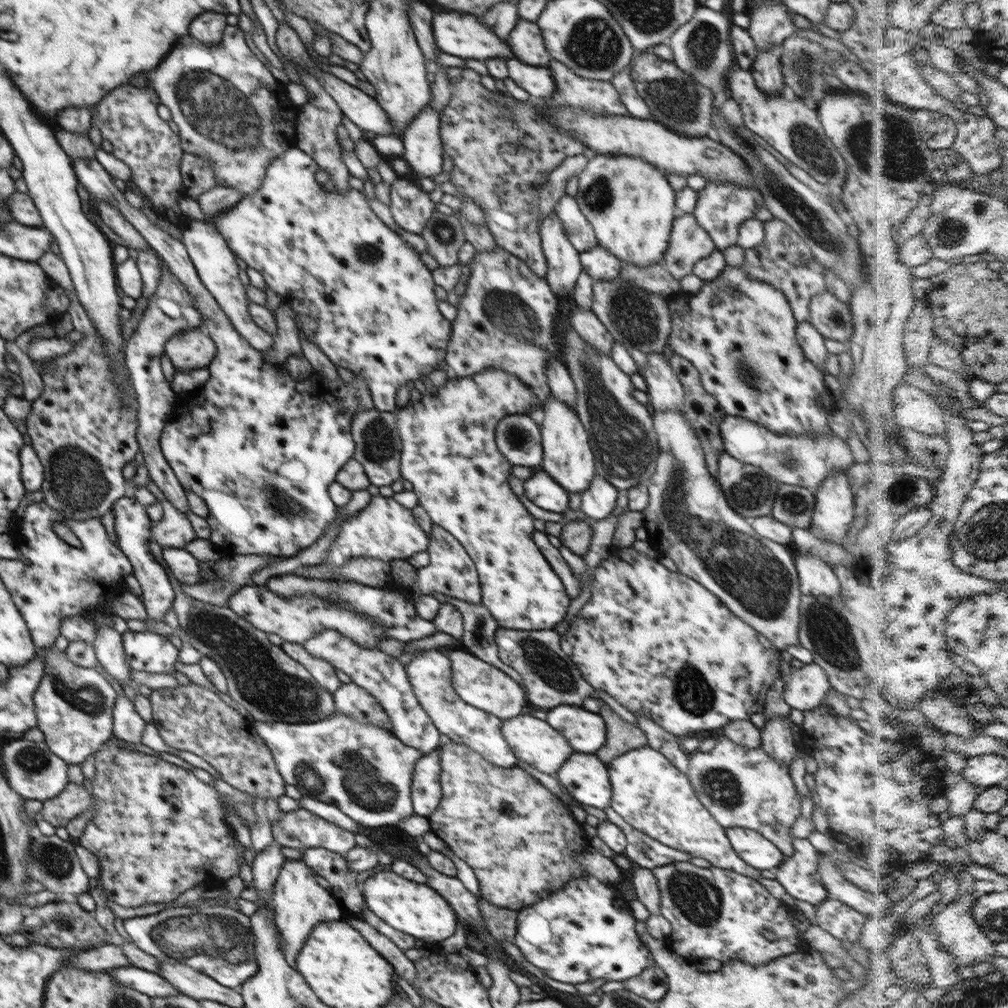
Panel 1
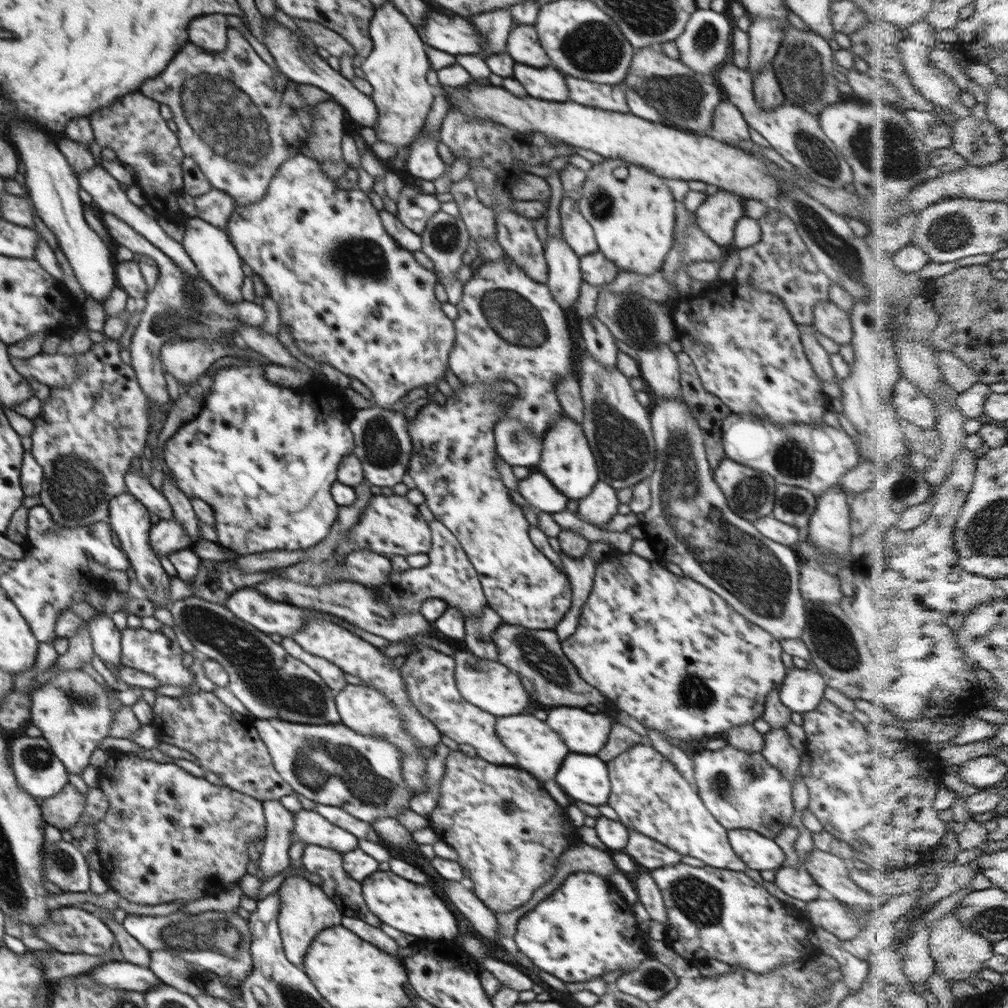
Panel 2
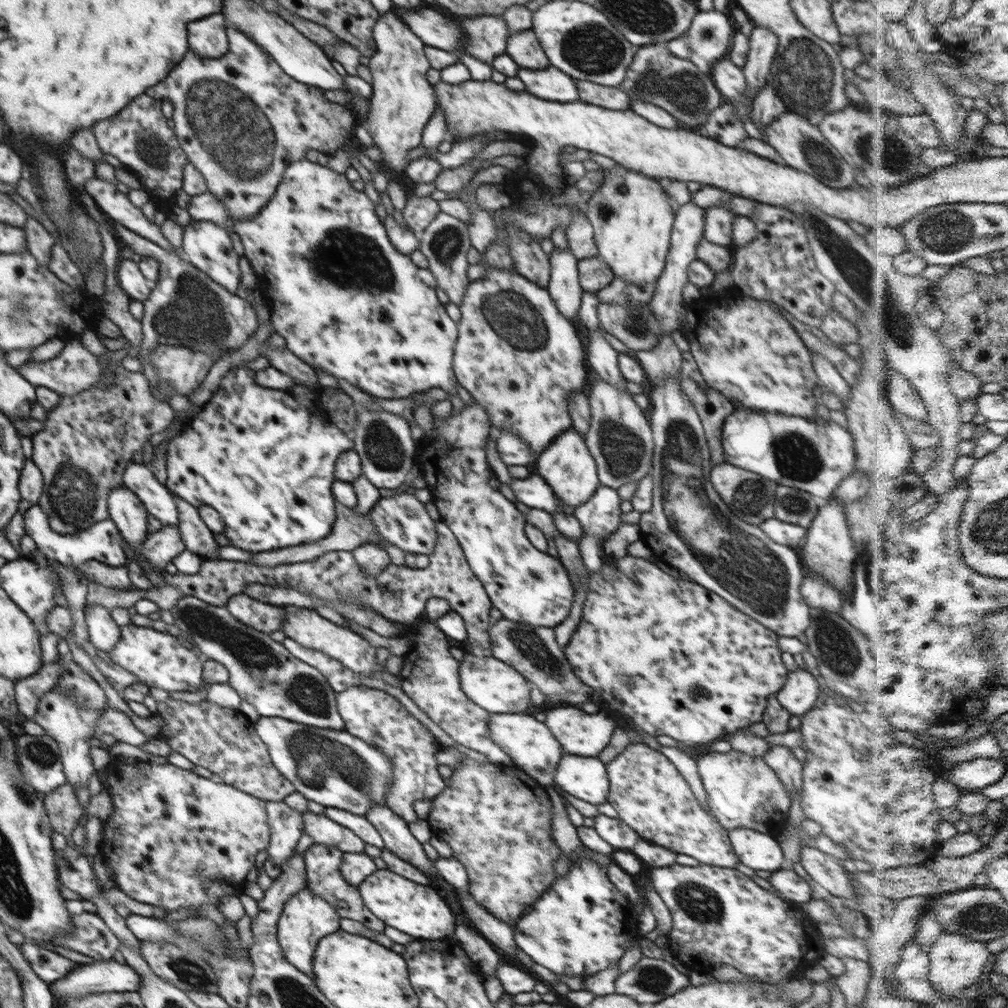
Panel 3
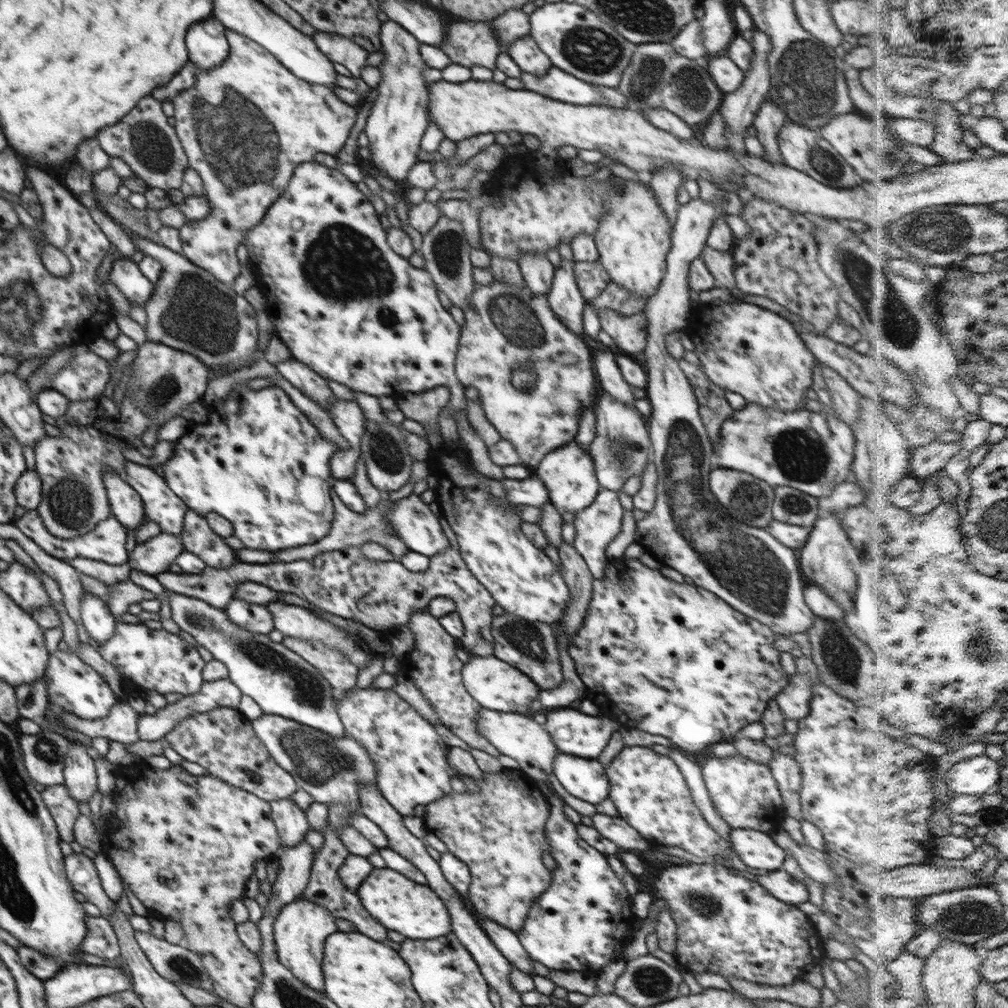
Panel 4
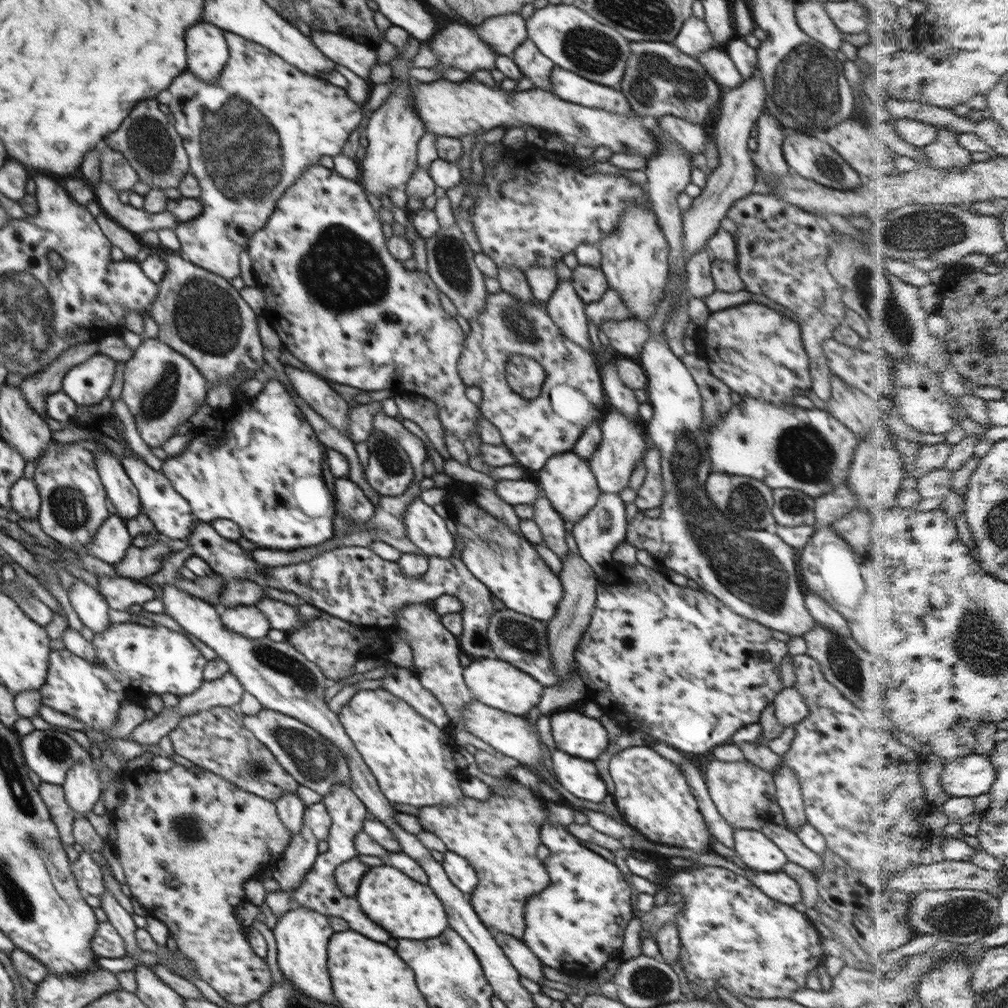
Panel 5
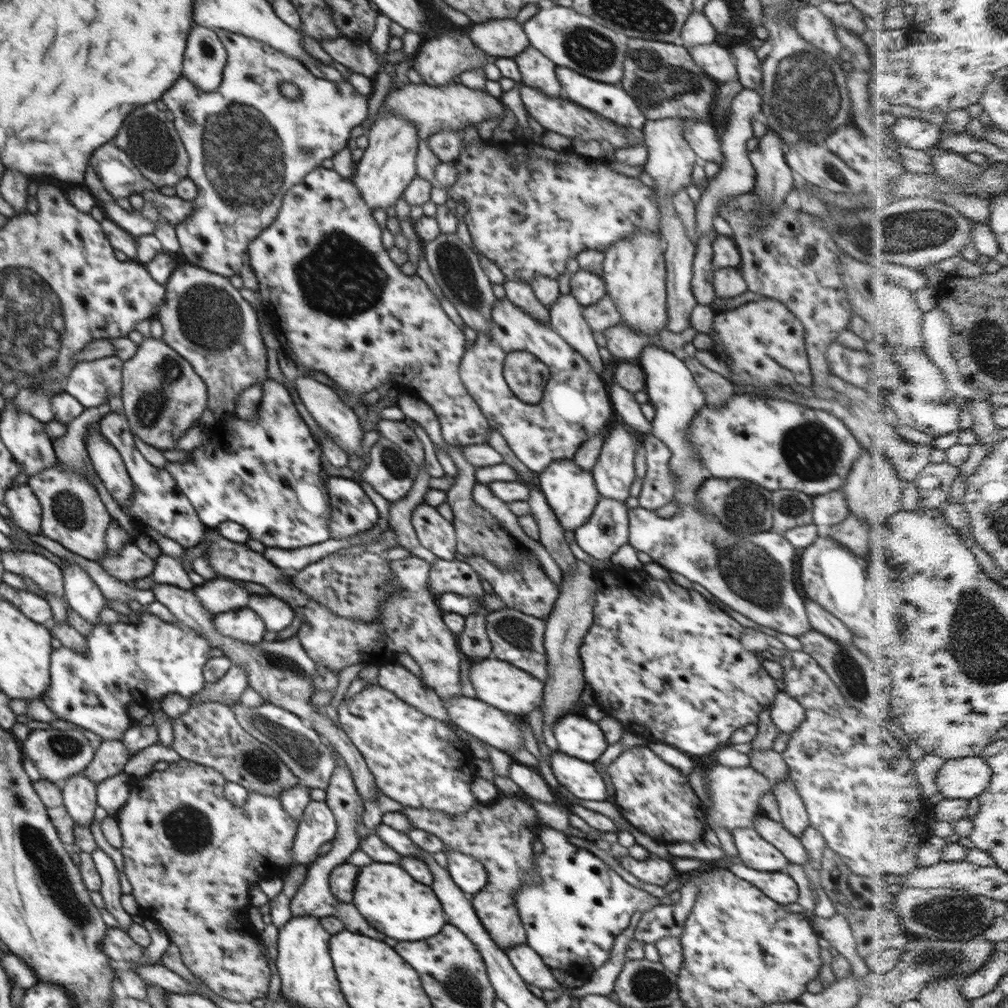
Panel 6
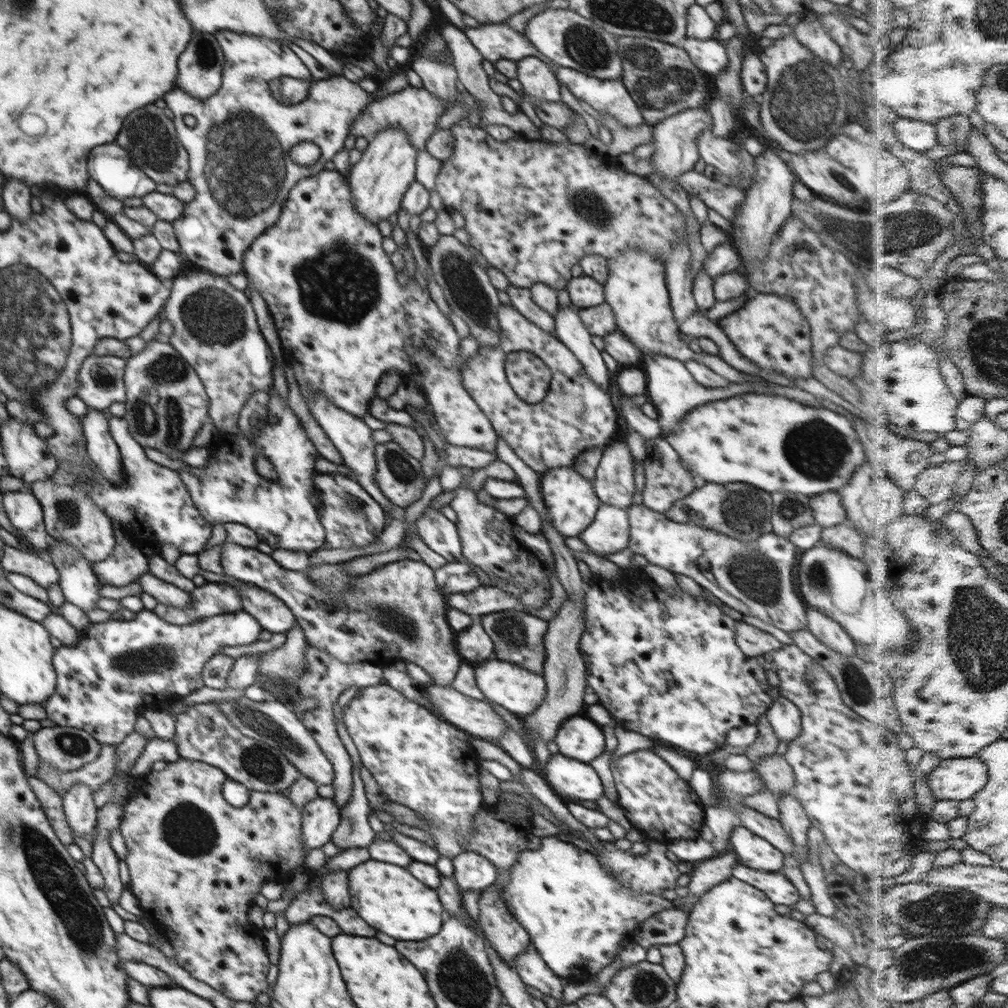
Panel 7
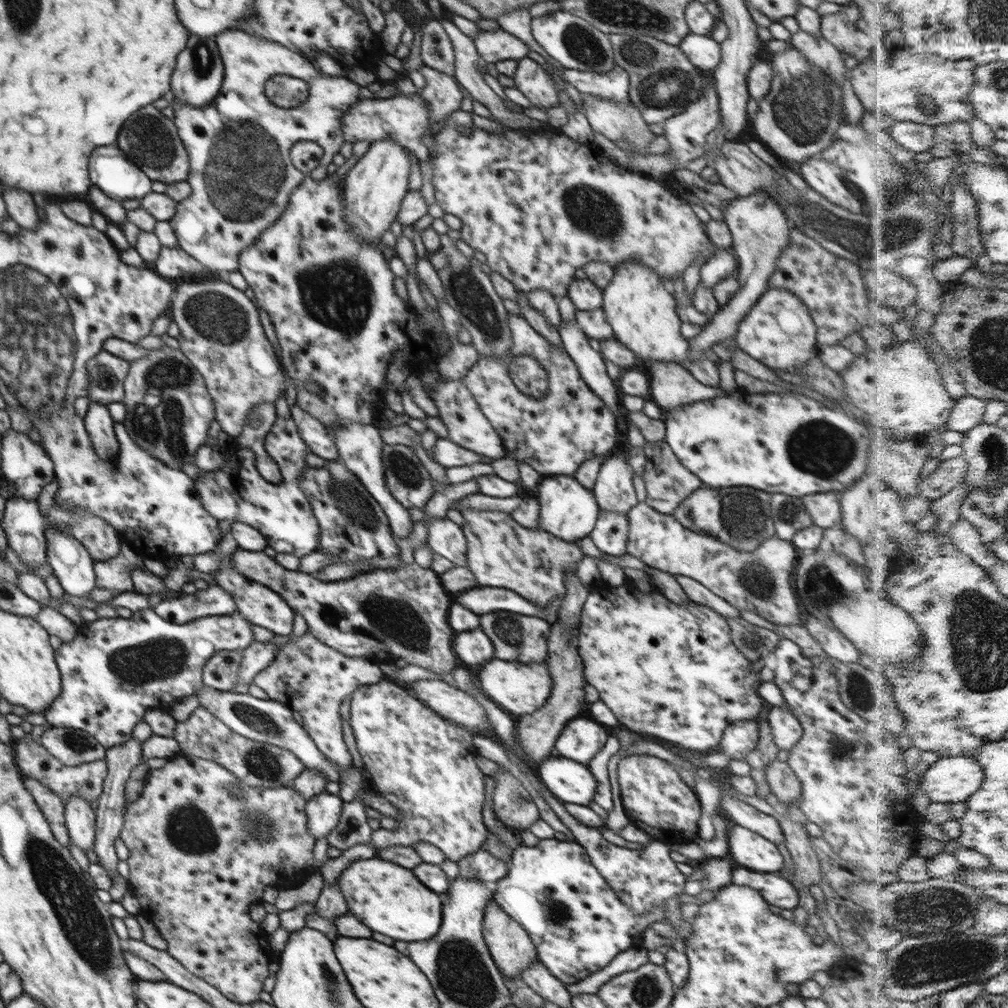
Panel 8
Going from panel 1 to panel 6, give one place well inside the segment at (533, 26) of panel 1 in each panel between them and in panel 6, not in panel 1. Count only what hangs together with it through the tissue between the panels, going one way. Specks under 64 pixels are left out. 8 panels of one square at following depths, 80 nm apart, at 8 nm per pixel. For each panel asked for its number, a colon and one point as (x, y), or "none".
2: (524, 46)
3: (523, 48)
4: (526, 54)
5: (535, 66)
6: (539, 73)

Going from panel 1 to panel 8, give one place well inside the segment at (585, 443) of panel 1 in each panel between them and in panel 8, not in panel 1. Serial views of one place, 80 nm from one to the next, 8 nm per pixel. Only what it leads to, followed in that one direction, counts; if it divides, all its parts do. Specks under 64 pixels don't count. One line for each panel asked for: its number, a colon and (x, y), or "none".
2: (567, 461)
3: (566, 465)
4: (568, 472)
5: (570, 488)
6: (571, 493)
7: (570, 501)
8: (568, 510)

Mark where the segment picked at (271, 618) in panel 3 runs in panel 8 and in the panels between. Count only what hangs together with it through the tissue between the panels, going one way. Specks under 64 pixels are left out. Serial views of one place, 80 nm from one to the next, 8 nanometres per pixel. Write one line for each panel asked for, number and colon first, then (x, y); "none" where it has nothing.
4: (255, 618)
5: (247, 620)
6: (243, 624)
7: (126, 666)
8: (140, 662)

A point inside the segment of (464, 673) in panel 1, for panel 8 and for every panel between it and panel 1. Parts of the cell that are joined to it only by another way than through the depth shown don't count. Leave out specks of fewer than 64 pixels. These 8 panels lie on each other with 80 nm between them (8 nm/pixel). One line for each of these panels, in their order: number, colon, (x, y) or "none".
2: (488, 685)
3: (496, 687)
4: (495, 685)
5: (498, 684)
6: (499, 684)
7: (520, 691)
8: (520, 689)

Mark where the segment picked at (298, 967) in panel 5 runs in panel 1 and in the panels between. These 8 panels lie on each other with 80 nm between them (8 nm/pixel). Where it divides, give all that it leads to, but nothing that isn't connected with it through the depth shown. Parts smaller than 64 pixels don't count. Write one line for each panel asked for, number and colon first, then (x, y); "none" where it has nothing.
1: (300, 903)
2: (305, 910)
3: (306, 918)
4: (300, 930)

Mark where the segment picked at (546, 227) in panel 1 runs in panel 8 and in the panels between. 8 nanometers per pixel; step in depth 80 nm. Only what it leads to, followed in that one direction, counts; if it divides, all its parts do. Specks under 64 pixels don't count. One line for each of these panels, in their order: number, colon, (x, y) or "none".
2: (564, 280)
3: (564, 287)
4: (564, 297)
5: (565, 307)
6: (566, 318)
7: (568, 328)
8: (591, 365)

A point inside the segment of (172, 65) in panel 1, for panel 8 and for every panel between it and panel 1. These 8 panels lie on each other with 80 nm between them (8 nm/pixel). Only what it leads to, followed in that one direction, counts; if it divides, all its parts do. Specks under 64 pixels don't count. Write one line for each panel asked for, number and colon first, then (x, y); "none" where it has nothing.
2: (254, 117)
3: (255, 120)
4: (263, 122)
5: (254, 151)
6: (257, 147)
7: (275, 103)
8: (276, 97)

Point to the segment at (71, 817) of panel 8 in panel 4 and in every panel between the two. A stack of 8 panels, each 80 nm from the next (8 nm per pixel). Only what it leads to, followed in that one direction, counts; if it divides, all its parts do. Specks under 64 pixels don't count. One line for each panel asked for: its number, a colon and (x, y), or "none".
4: (80, 776)
5: (82, 788)
6: (79, 793)
7: (78, 803)

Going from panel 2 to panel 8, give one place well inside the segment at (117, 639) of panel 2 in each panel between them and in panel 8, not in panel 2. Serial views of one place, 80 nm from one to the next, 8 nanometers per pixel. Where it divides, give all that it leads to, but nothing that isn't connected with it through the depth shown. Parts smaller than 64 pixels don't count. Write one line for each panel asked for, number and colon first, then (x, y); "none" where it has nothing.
3: (103, 631)
4: (96, 616)
5: (91, 608)
6: (82, 594)
7: (79, 584)
8: (72, 566)

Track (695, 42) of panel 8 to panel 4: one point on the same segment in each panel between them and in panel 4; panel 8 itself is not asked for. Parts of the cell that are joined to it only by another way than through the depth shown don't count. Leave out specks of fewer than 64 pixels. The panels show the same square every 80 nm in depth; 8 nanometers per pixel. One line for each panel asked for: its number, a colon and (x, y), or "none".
4: (728, 78)
5: (720, 68)
6: (716, 61)
7: (709, 56)

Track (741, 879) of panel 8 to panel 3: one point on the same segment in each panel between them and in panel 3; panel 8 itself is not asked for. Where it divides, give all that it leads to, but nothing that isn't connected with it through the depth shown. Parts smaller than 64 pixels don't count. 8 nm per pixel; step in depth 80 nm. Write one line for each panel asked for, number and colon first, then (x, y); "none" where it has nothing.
3: (788, 884)
4: (779, 883)
5: (778, 885)
6: (779, 886)
7: (777, 887)

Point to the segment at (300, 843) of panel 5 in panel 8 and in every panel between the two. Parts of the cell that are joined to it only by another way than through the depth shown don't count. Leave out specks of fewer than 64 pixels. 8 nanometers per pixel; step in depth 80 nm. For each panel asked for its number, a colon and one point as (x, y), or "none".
6: (317, 825)
7: (321, 817)
8: (324, 811)

